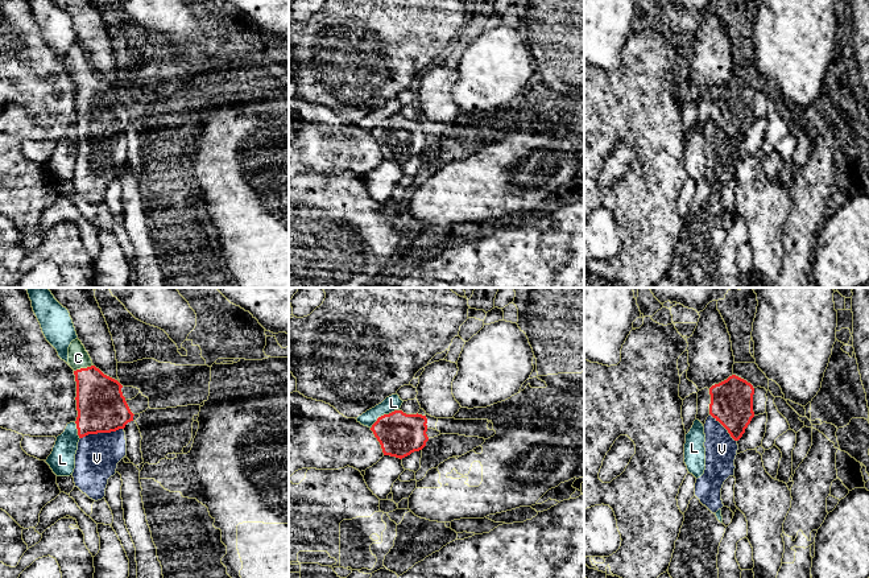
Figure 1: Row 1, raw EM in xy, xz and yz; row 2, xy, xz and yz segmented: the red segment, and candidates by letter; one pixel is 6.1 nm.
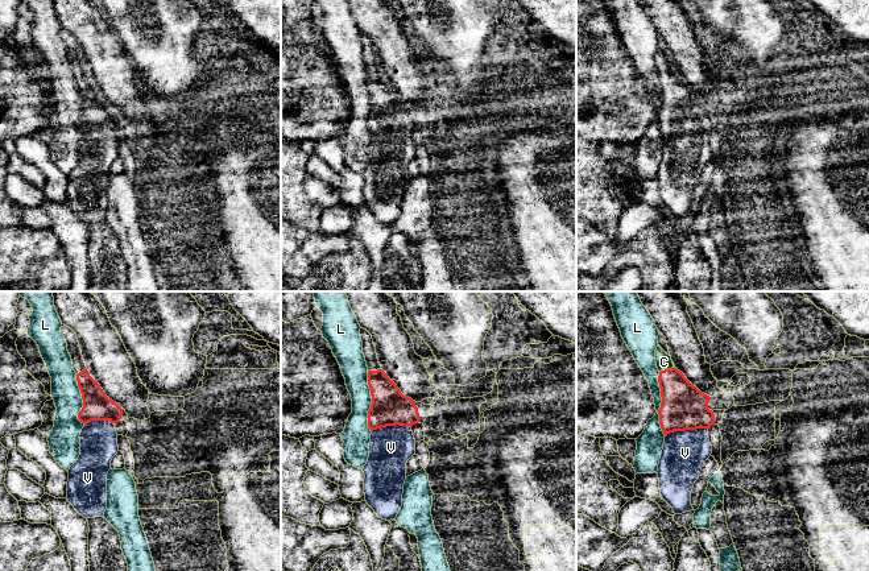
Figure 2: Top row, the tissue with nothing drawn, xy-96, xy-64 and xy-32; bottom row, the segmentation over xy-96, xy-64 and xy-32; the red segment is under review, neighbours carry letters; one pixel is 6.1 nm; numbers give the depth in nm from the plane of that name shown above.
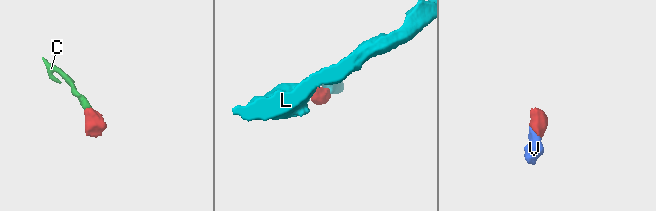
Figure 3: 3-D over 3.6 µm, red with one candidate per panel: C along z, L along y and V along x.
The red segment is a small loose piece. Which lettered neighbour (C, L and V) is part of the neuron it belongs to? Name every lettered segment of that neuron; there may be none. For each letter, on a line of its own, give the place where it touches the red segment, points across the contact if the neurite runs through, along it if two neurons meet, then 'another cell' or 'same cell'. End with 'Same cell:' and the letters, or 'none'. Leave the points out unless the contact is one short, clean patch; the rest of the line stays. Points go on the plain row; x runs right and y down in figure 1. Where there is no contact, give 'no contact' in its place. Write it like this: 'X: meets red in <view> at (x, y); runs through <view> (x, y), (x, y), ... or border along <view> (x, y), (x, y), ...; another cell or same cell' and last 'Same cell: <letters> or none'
C: meets red in xy at (83, 73); runs through xy (100, 110), (98, 99), (83, 73), (78, 62); same cell
L: meets red in xz at (384, 119); border along xz (398, 114), (381, 119), (371, 132); another cell
V: meets red in xy at (102, 136); runs through xy (102, 112), (102, 136), (102, 151), (96, 162); same cell
Same cell: C, V

